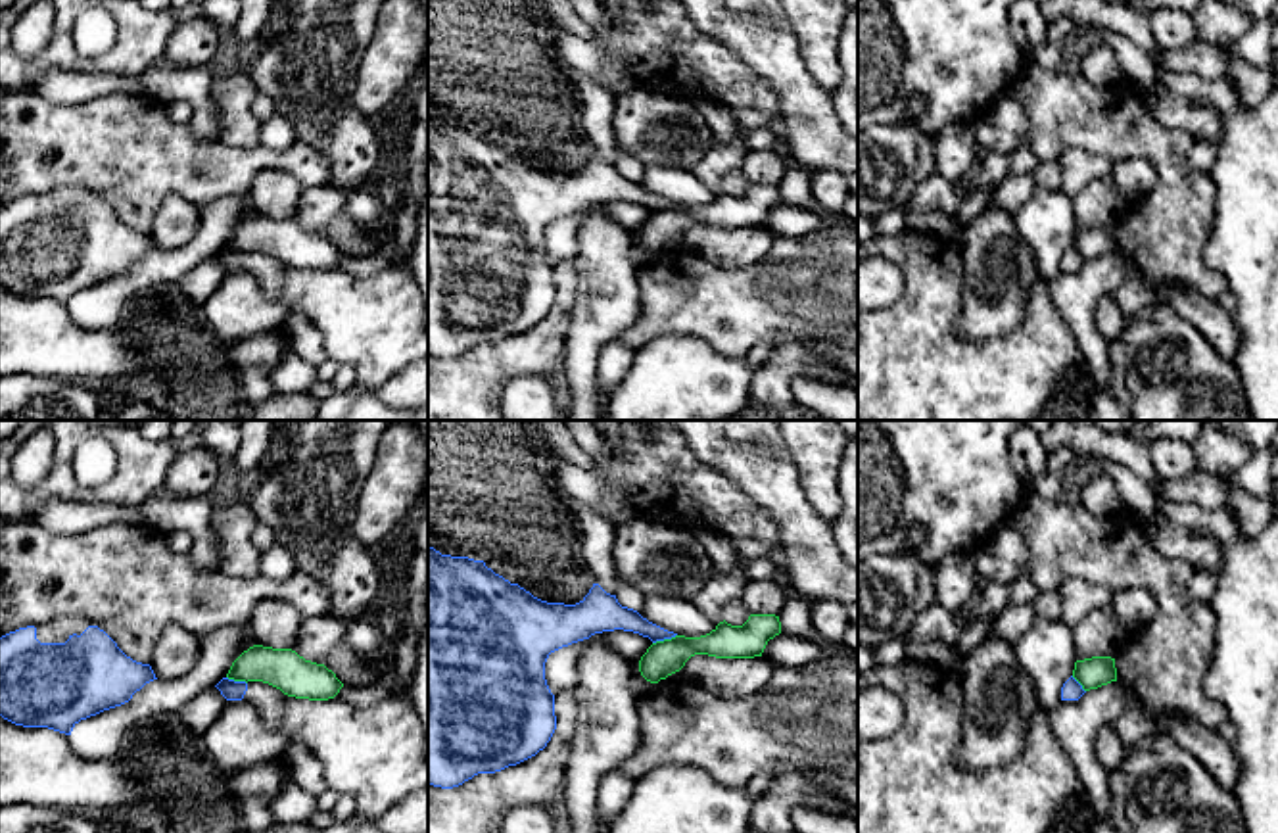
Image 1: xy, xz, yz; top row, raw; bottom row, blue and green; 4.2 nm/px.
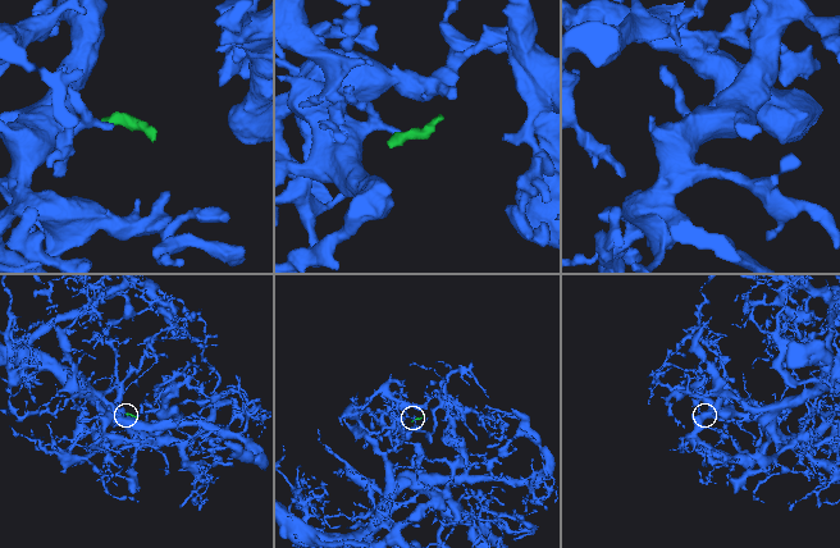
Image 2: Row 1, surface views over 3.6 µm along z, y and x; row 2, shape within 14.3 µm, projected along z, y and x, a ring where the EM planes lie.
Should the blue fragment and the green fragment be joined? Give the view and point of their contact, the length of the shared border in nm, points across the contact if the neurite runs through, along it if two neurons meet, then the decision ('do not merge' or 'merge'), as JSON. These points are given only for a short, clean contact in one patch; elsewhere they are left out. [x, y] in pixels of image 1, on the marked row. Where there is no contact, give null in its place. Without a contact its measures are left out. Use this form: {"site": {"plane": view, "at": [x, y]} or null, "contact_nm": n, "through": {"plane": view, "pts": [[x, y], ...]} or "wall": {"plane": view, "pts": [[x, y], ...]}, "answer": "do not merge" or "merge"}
{"site": {"plane": "xz", "at": [664, 638]}, "contact_nm": 110, "wall": {"plane": "xz", "pts": [[676, 634], [653, 643]]}, "answer": "do not merge"}

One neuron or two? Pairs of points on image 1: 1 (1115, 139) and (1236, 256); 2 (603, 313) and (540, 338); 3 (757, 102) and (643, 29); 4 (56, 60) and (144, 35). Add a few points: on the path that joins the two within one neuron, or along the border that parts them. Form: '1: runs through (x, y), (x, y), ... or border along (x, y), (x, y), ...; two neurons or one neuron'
1: border along (1215, 187), (1215, 223), (1204, 261), (1223, 273); two neurons
2: border along (576, 285), (576, 302), (565, 338), (563, 369); two neurons
3: runs through (728, 81), (709, 70), (686, 64), (672, 52); one neuron
4: runs through (77, 62), (104, 64), (123, 56); one neuron

